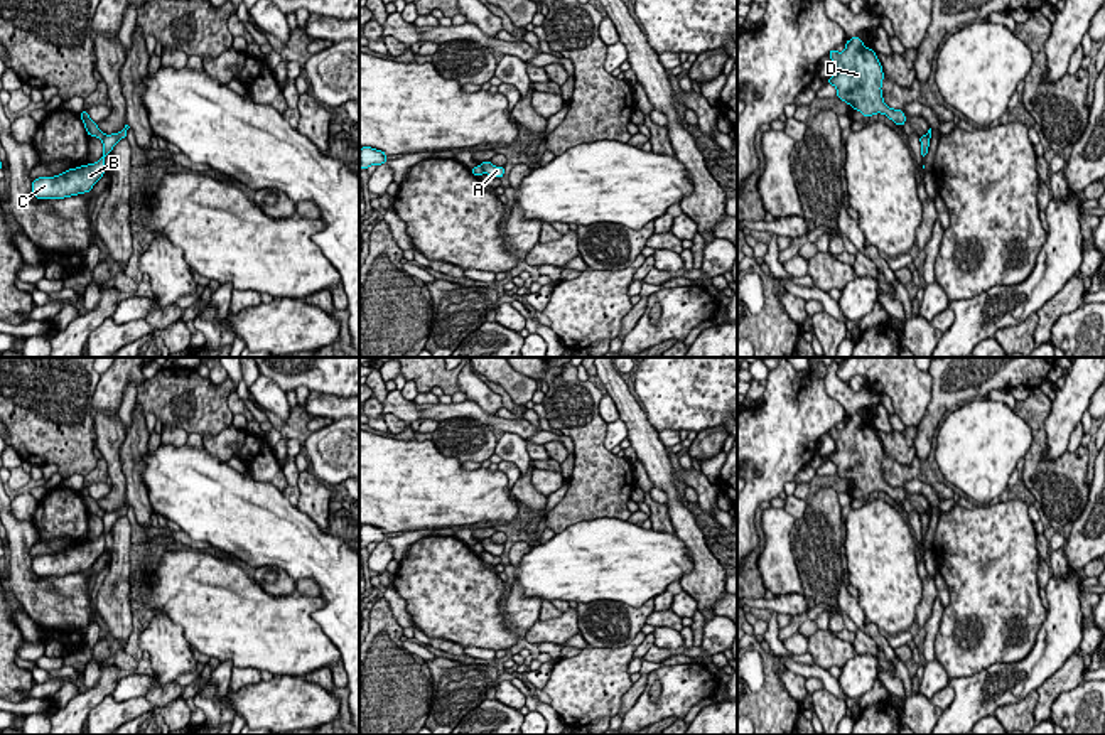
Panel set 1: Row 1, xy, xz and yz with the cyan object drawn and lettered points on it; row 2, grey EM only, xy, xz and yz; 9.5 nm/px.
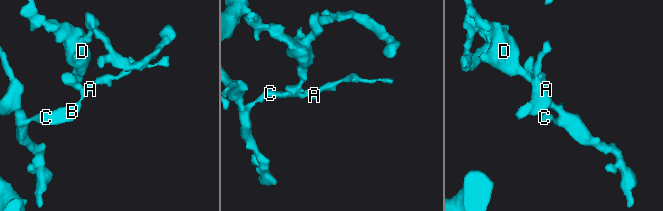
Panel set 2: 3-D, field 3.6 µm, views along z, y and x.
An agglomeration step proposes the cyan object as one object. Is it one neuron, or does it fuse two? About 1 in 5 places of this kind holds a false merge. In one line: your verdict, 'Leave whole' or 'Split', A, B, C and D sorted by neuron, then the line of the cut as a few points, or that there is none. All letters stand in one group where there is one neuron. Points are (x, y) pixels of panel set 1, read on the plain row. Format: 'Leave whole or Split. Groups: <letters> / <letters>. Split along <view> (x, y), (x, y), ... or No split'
Split. Groups: A B C / D. Split along xy (105, 513), (102, 518)

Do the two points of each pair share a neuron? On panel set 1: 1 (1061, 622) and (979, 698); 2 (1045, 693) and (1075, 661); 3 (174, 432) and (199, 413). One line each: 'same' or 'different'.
1: same
2: same
3: different

